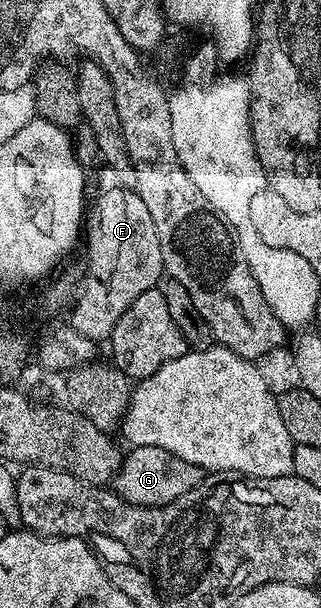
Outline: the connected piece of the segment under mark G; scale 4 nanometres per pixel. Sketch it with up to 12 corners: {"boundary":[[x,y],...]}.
{"boundary":[[158,446],[120,461],[114,491],[135,508],[190,494],[204,469]]}

